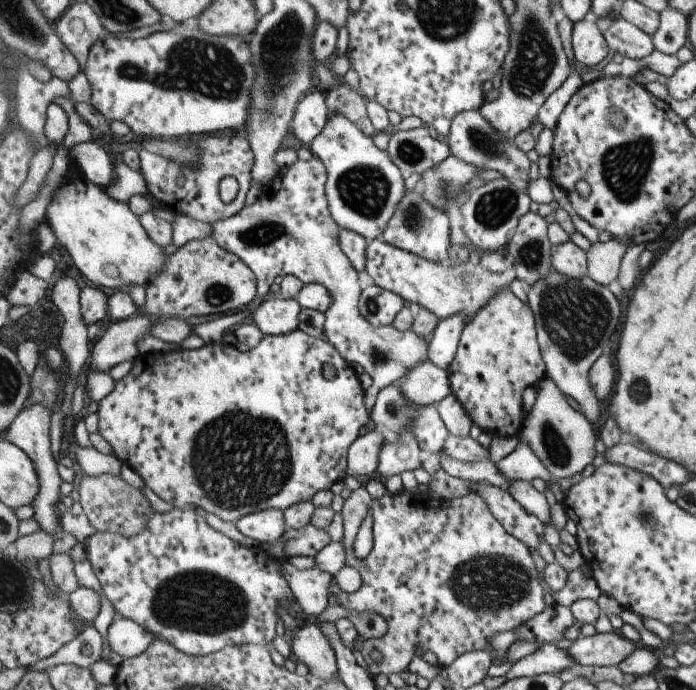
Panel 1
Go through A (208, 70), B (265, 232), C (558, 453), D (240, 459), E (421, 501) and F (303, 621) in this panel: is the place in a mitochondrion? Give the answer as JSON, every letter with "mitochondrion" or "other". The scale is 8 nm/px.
{"A":"mitochondrion","B":"mitochondrion","C":"mitochondrion","D":"mitochondrion","E":"other","F":"other"}

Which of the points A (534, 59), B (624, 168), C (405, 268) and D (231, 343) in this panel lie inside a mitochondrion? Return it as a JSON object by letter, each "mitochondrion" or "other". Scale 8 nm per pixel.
{"A":"mitochondrion","B":"mitochondrion","C":"other","D":"other"}

